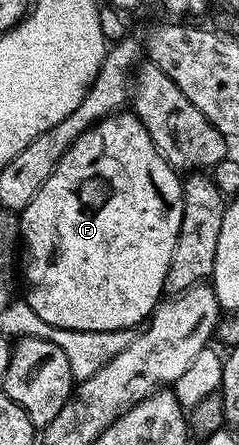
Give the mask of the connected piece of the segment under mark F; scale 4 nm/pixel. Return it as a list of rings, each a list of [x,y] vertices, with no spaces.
[[[119,112],[84,131],[71,144],[68,152],[56,164],[52,176],[44,180],[40,192],[32,196],[29,204],[20,211],[20,242],[26,246],[26,293],[24,298],[40,319],[60,329],[72,330],[124,330],[129,331],[137,322],[145,323],[154,313],[164,294],[166,273],[172,260],[172,252],[176,248],[176,236],[180,232],[182,219],[182,184],[179,171],[162,159],[162,155],[152,144],[144,124],[132,112]]]

